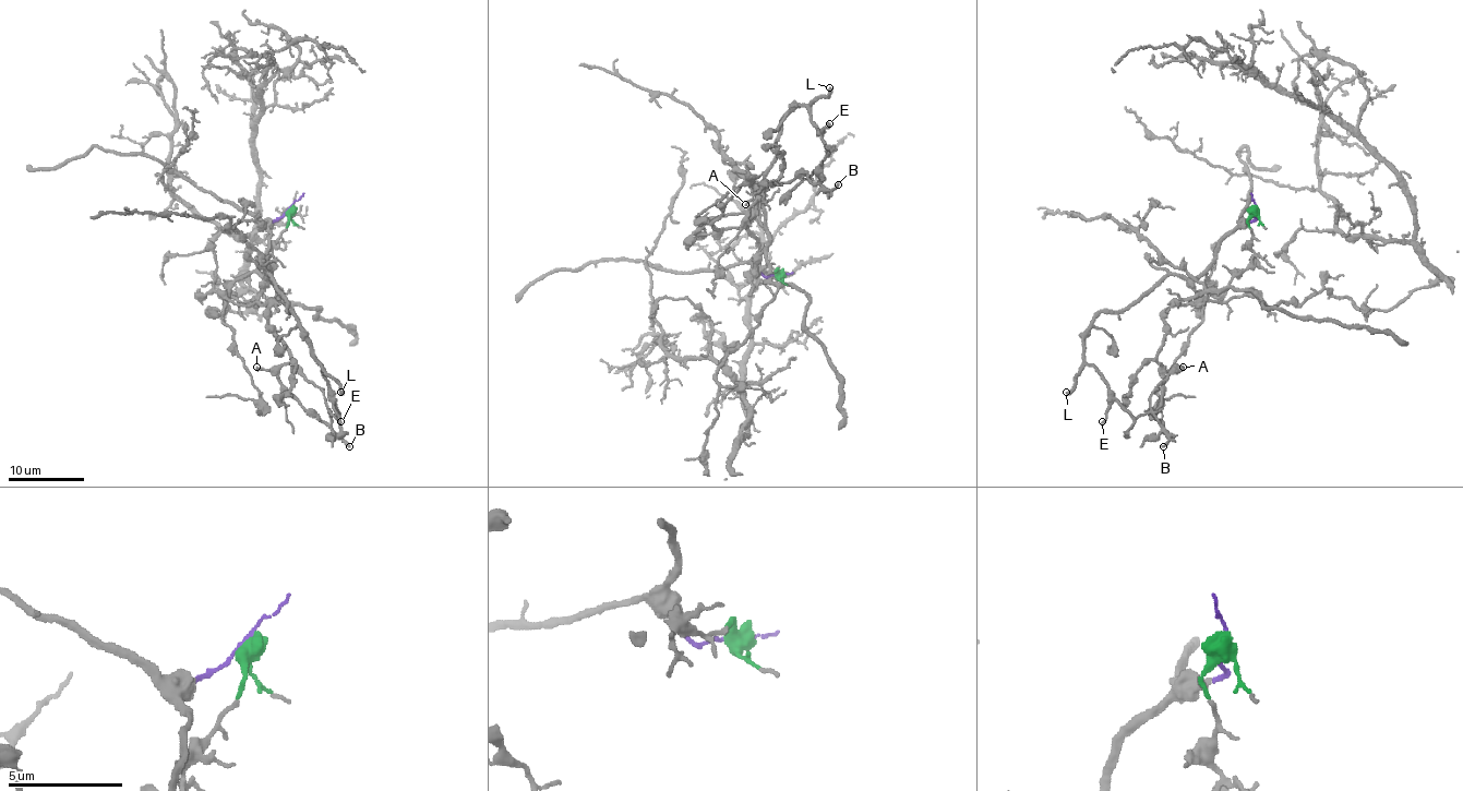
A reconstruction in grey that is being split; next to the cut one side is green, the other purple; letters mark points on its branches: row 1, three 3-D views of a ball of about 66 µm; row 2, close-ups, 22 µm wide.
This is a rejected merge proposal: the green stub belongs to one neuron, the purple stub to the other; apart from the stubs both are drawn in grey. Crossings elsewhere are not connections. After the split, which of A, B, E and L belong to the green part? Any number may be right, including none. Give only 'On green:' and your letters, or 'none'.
On green: A

